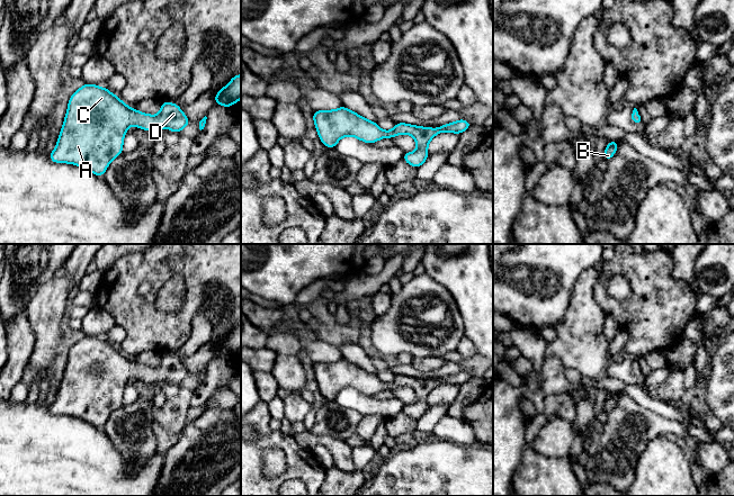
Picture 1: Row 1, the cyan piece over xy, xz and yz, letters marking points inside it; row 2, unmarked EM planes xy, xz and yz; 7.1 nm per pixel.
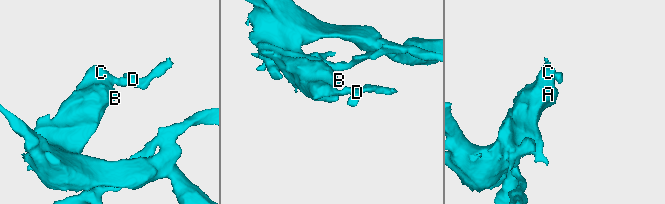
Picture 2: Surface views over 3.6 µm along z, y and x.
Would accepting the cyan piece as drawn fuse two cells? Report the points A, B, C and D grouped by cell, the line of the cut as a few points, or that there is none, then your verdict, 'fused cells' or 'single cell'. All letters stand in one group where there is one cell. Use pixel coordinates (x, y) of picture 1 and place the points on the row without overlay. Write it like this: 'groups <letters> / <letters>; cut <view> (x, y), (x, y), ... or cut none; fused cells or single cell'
groups A B C D; cut none; single cell

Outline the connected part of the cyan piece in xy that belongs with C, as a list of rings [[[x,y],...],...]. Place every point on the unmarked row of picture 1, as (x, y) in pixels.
[[[84,335],[70,349],[56,398],[48,407],[54,415],[74,416],[101,429],[109,415],[123,405],[124,388],[131,377],[149,384],[168,380],[180,385],[189,376],[181,360],[170,353],[164,353],[160,364],[153,368],[127,358],[107,340]]]

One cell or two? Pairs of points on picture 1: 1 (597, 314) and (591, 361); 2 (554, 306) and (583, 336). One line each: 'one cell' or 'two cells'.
1: one cell
2: two cells

